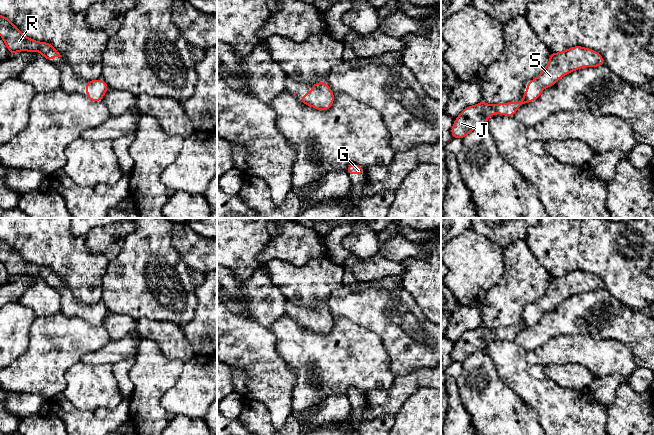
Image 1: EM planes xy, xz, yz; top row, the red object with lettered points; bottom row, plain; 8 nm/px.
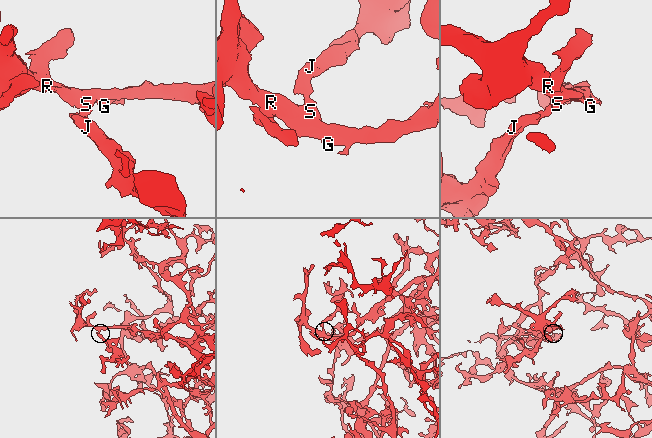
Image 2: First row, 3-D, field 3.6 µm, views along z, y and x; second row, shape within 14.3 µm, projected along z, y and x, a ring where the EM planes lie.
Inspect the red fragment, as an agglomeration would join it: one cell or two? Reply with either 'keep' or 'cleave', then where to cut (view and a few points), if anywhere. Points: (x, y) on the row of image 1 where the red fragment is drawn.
keep; cut none

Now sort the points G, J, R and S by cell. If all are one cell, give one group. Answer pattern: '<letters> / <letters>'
G J R S

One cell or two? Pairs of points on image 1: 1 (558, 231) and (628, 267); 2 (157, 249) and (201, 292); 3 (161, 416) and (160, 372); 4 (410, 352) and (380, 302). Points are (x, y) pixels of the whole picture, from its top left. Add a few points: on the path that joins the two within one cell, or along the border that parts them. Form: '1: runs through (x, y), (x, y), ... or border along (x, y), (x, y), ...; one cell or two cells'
1: runs through (575, 233), (594, 244), (611, 250); one cell
2: border along (205, 274), (204, 280), (195, 289), (195, 310); two cells
3: runs through (155, 405), (155, 383); one cell
4: runs through (407, 340), (382, 314); one cell

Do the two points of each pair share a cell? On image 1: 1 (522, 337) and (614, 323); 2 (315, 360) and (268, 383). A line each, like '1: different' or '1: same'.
1: same
2: different

